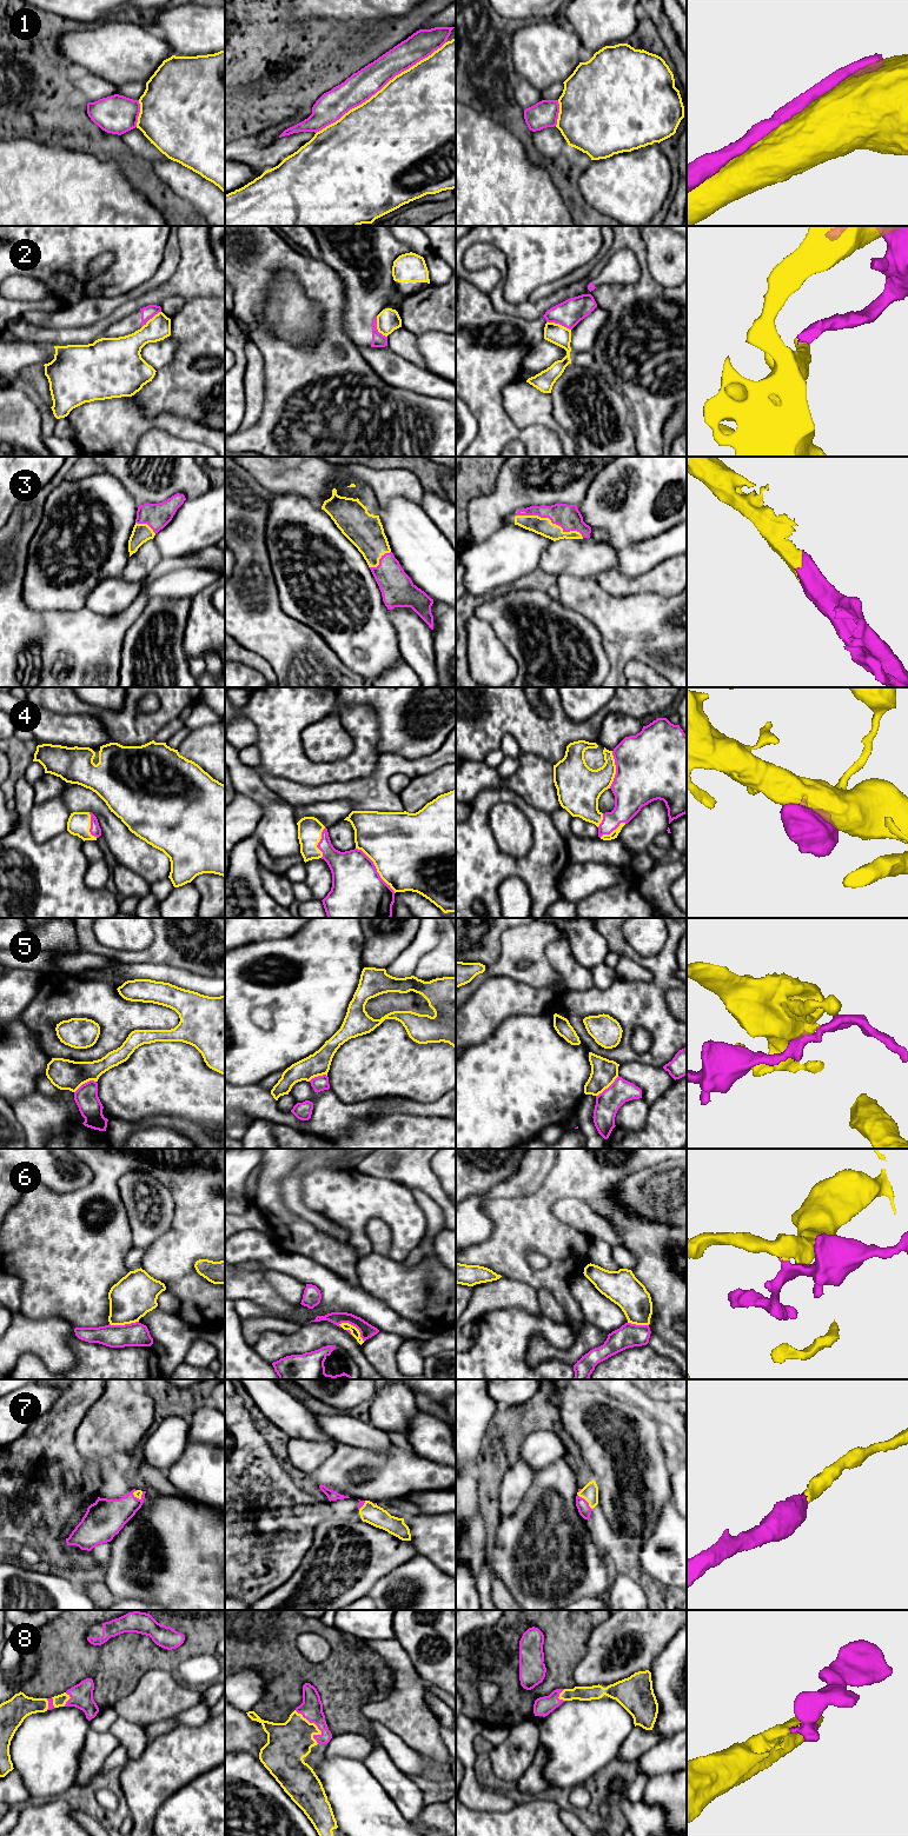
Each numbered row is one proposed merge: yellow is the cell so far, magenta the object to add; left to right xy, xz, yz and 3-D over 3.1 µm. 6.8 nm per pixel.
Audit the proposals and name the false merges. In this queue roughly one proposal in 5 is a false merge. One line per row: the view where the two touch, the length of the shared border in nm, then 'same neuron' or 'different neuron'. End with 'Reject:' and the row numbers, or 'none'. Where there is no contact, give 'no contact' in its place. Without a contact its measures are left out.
1: contact in xz; length 1100 nm; different neuron
2: contact in yz; length 180 nm; different neuron
3: contact in yz; length 480 nm; same neuron
4: contact in xz; length 420 nm; same neuron
5: contact in yz; length 220 nm; different neuron
6: contact in xz; length 220 nm; same neuron
7: contact in yz; length 160 nm; same neuron
8: contact in xz; length 280 nm; same neuron
Reject: 1, 2, 5

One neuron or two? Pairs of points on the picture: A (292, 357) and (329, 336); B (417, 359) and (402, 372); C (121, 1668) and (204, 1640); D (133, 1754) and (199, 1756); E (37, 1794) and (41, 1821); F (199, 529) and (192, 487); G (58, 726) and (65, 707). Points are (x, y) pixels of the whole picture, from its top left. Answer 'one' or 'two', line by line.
A: one
B: two
C: one
D: two
E: two
F: two
G: two

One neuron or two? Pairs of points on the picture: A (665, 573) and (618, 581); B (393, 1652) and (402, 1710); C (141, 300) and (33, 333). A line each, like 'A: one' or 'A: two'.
A: one
B: one
C: one

